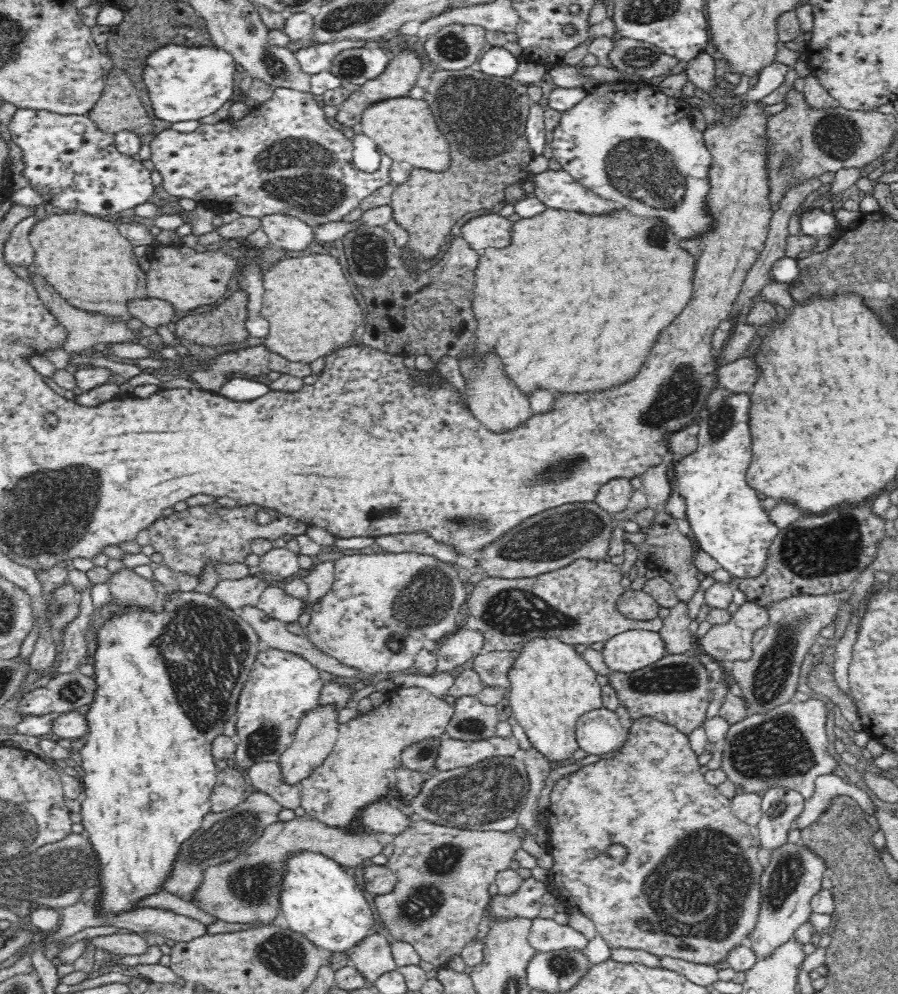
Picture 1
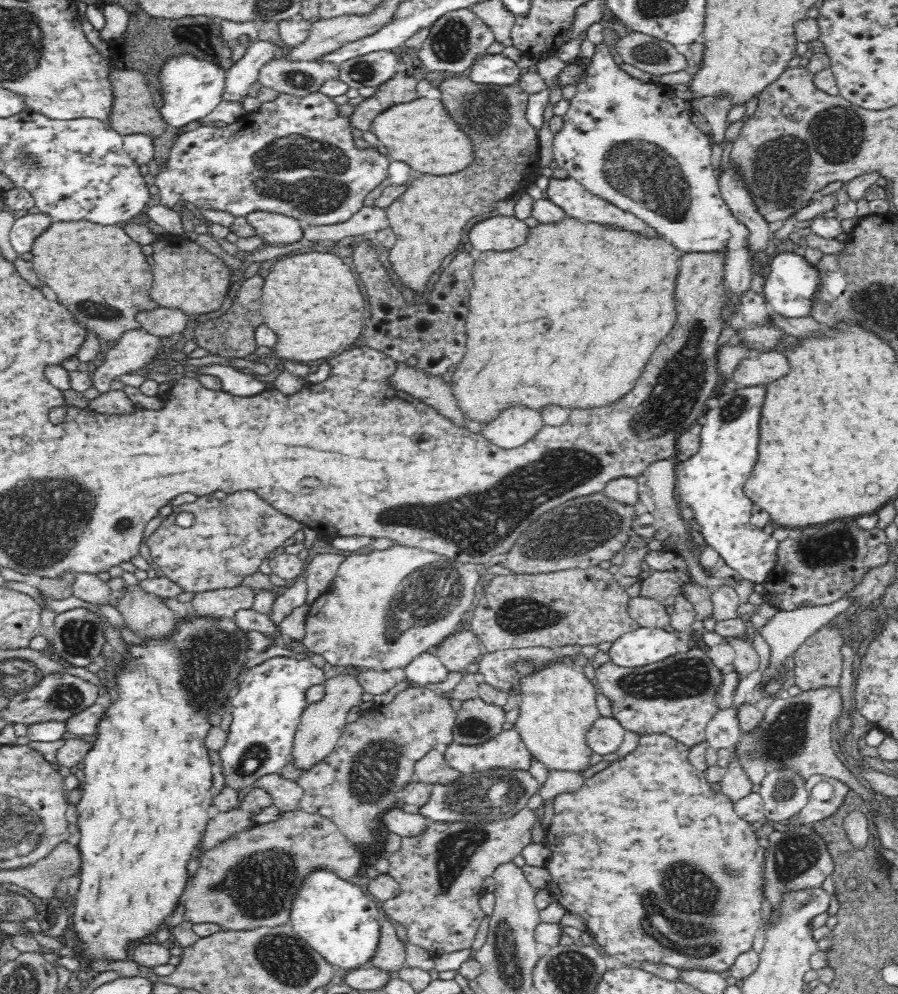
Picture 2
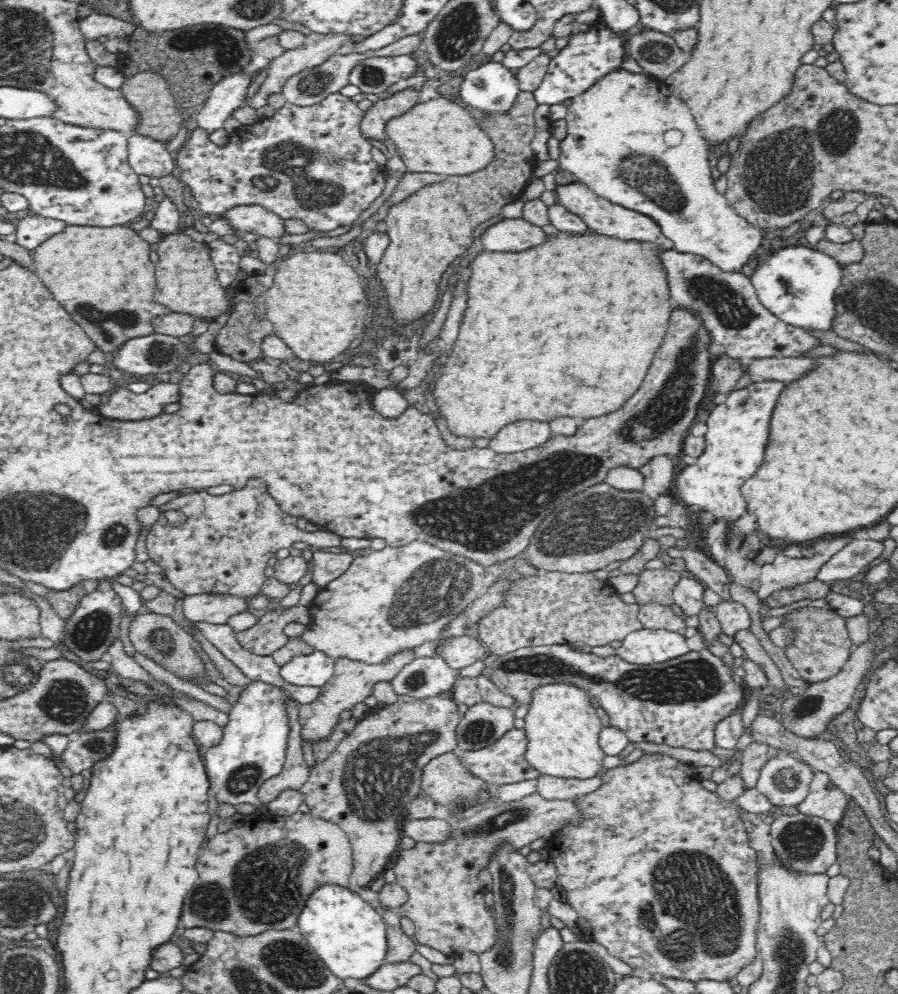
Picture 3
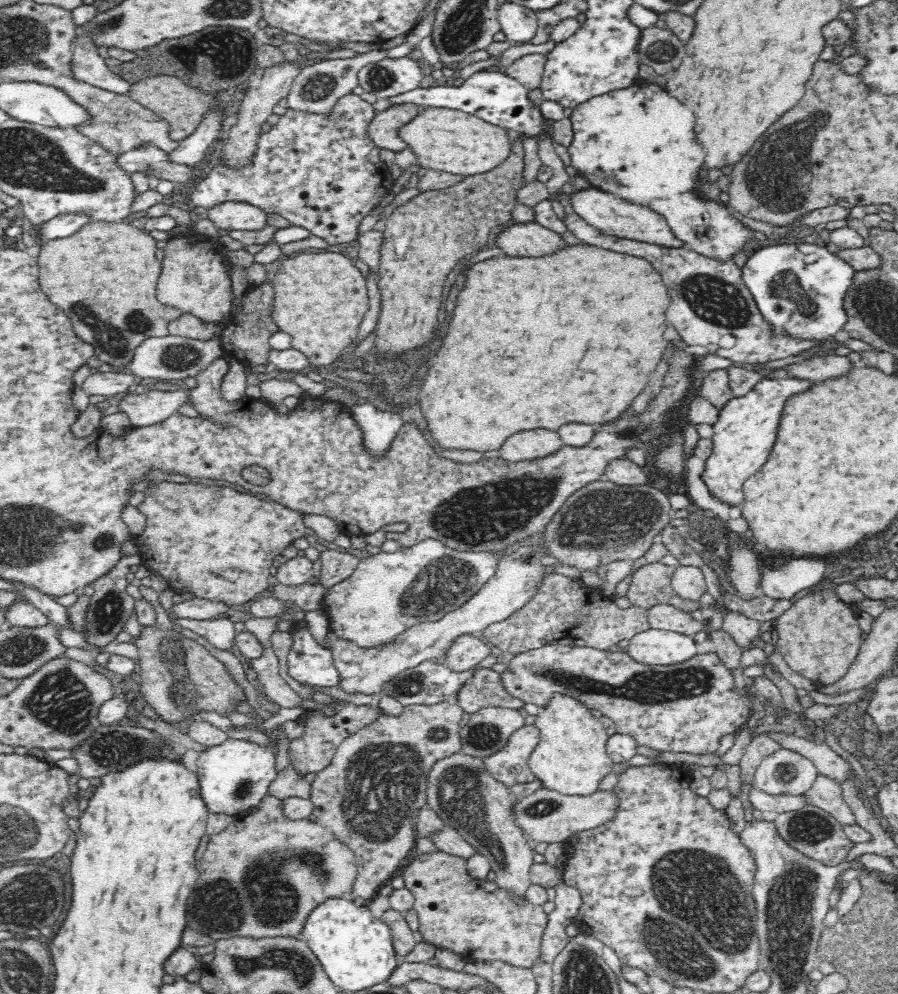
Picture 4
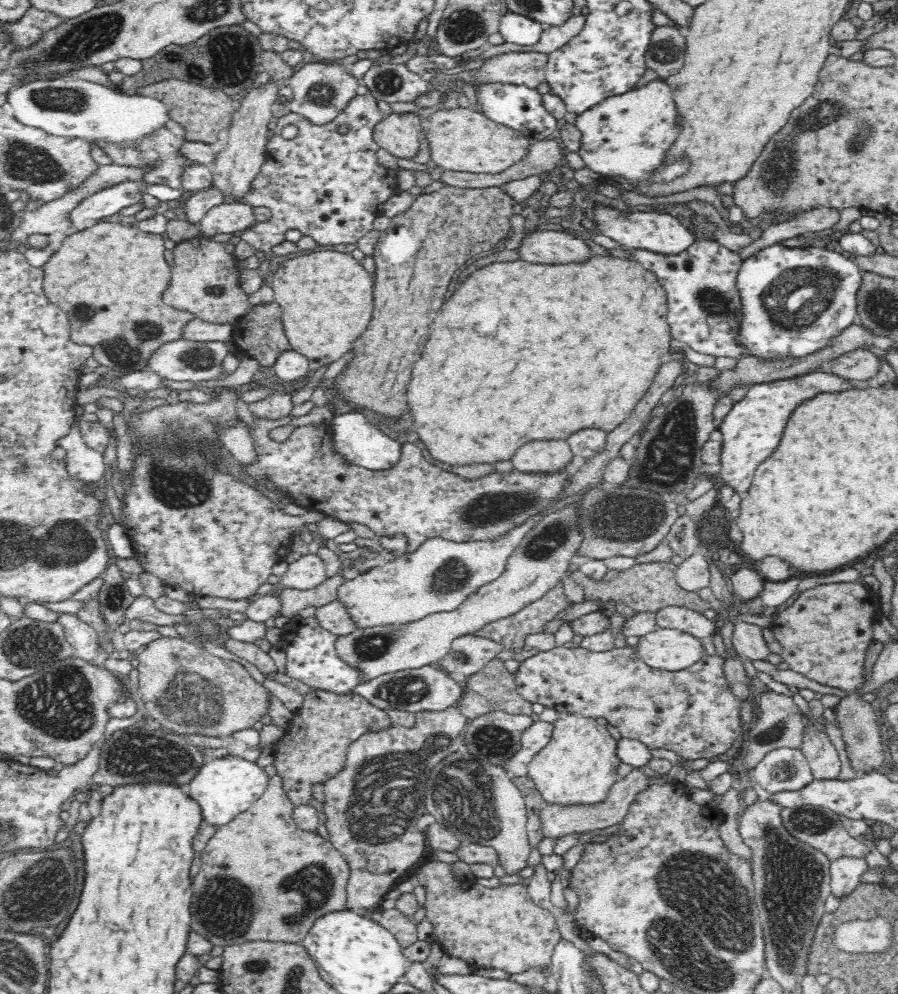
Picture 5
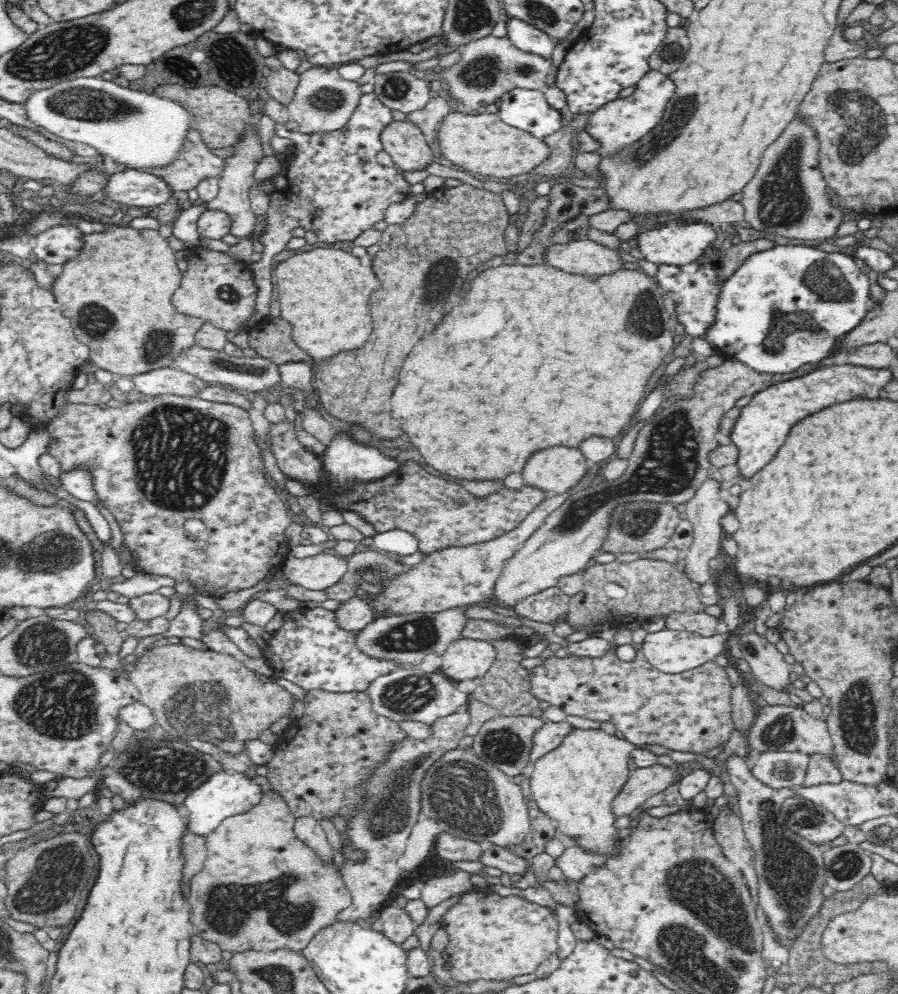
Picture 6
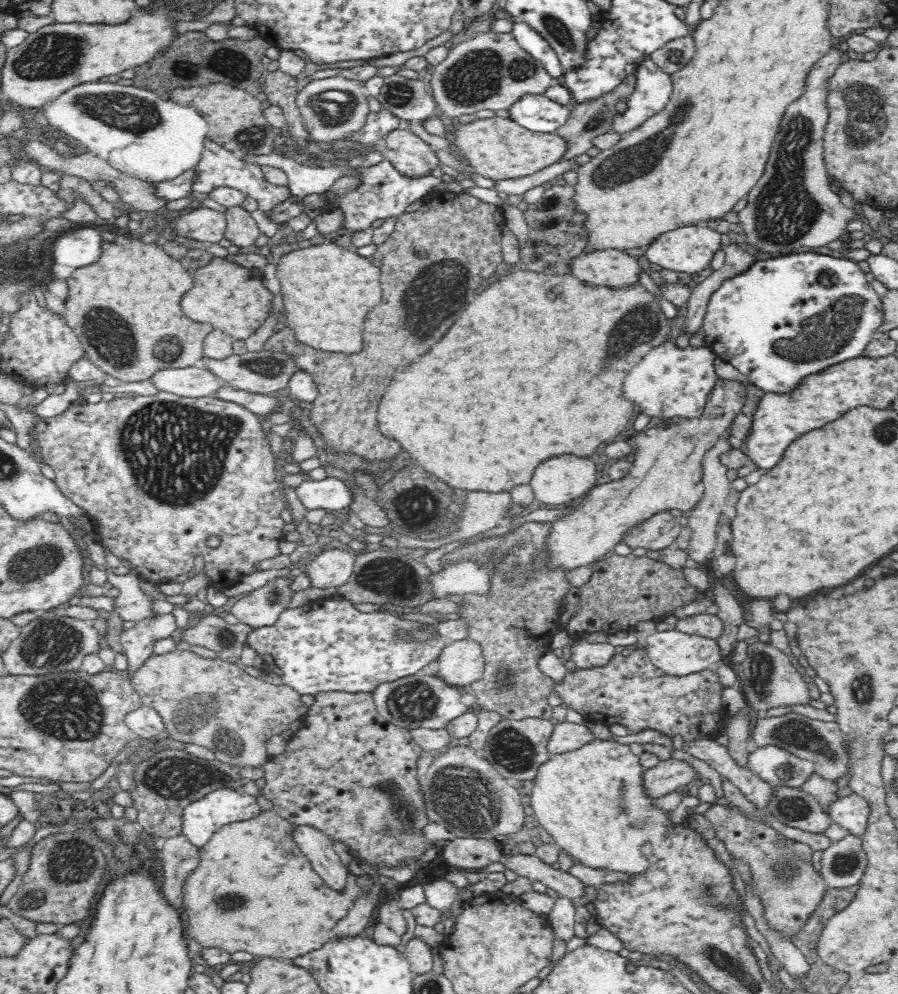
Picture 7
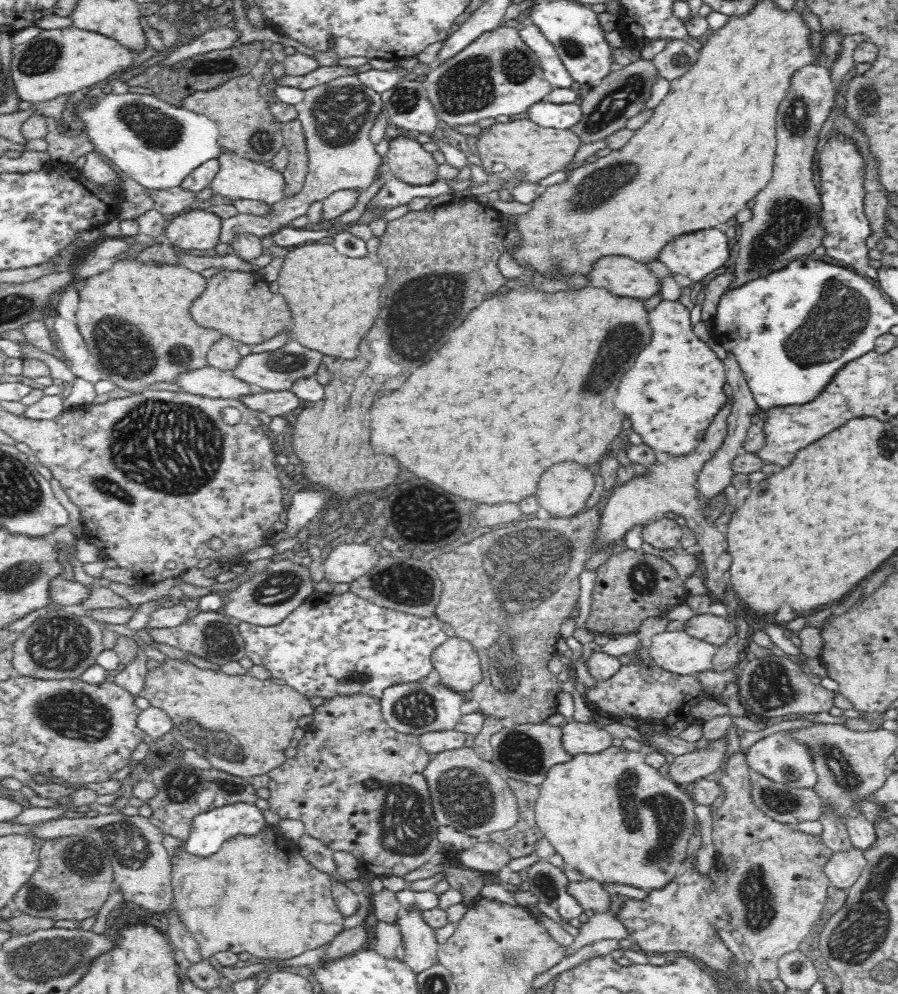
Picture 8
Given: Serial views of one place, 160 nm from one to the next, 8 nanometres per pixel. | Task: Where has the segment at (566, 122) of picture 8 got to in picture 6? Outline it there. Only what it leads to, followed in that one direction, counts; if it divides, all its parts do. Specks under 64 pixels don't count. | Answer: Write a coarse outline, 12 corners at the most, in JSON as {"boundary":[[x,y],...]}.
{"boundary":[[514,88],[497,112],[506,124],[542,139],[562,114],[543,90]]}

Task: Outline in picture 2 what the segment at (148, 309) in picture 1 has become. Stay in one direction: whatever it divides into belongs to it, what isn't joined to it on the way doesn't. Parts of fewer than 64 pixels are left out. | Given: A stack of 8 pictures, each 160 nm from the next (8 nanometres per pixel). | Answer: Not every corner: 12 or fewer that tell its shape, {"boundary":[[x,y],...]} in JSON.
{"boundary":[[159,306],[138,312],[142,329],[161,337],[184,332],[183,310]]}

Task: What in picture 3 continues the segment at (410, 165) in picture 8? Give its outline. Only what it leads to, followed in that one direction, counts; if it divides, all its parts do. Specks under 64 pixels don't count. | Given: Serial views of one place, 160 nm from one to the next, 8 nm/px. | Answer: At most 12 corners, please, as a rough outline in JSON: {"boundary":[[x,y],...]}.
{"boundary":[[417,88],[385,96],[366,110],[363,135],[387,141],[386,125],[419,104]]}

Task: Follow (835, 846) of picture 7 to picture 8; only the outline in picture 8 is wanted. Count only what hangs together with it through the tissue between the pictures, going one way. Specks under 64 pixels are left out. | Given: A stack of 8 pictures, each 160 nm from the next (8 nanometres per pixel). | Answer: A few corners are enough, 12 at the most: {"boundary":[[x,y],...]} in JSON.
{"boundary":[[864,851],[834,852],[825,873],[849,889],[865,867]]}

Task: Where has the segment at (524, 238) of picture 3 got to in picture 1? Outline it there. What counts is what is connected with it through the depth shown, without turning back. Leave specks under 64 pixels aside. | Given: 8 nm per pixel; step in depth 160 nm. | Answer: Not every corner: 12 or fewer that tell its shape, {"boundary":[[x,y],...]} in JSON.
{"boundary":[[500,213],[468,220],[461,236],[471,250],[512,244],[513,222]]}

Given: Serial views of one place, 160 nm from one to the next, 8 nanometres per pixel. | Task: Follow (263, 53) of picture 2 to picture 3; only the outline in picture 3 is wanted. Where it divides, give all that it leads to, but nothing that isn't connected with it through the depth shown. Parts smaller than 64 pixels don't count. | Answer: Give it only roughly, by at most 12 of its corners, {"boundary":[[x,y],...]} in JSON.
{"boundary":[[245,71],[217,82],[198,112],[208,135],[247,99]]}

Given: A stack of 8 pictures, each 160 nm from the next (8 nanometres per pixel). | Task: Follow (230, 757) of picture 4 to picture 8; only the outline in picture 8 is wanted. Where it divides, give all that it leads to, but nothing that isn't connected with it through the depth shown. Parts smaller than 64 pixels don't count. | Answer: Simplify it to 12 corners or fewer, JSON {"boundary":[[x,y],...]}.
{"boundary":[[238,802],[194,818],[188,852],[214,856],[230,838],[260,834],[262,810]]}

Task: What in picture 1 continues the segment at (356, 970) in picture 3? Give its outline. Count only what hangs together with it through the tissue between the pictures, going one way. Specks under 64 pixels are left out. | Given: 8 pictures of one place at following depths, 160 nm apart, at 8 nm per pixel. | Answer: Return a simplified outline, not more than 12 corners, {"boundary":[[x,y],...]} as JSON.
{"boundary":[[292,854],[281,922],[314,947],[352,954],[374,914],[347,871]]}

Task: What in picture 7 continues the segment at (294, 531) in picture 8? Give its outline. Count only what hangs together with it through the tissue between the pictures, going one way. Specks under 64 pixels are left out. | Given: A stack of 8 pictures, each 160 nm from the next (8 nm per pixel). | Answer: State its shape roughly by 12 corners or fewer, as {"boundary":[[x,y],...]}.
{"boundary":[[336,478],[306,480],[295,488],[300,504],[327,514],[350,506]]}

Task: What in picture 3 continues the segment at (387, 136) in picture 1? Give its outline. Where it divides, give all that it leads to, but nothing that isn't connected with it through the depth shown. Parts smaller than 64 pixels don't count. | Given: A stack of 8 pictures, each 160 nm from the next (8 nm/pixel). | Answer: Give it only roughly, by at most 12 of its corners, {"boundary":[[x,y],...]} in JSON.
{"boundary":[[443,96],[390,120],[408,173],[469,175],[496,158],[478,116]]}

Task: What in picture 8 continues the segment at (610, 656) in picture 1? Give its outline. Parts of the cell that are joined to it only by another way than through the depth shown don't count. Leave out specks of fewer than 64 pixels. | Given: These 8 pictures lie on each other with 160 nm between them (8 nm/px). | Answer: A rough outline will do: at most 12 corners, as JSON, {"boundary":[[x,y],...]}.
{"boundary":[[683,631],[654,635],[643,653],[680,676],[710,671],[717,647]]}

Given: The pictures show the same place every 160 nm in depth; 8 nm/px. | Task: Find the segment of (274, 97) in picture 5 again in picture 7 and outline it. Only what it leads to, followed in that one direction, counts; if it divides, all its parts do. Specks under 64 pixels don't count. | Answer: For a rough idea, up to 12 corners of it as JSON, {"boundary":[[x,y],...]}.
{"boundary":[[242,206],[226,208],[226,240],[240,250],[261,233]]}

